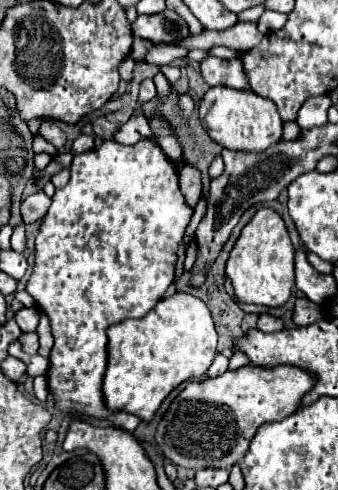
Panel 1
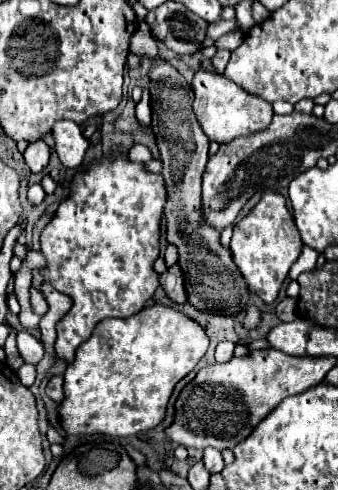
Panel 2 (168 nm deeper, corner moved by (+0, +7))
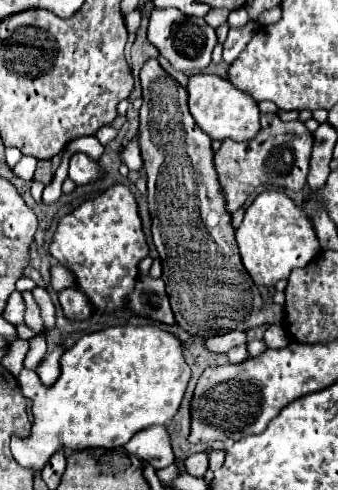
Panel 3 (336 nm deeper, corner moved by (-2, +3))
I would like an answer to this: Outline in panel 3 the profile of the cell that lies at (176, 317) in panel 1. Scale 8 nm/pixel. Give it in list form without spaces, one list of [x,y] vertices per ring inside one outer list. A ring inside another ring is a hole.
[[[125,324],[91,332],[63,352],[61,376],[51,388],[45,388],[31,370],[17,376],[23,396],[33,400],[35,422],[27,438],[11,438],[11,452],[21,466],[39,472],[61,446],[67,450],[123,446],[143,428],[173,420],[189,378],[183,342],[159,326]]]

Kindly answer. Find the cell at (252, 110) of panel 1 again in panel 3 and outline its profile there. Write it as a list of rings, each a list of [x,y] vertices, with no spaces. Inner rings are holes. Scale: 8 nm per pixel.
[[[193,74],[189,76],[187,84],[189,92],[189,110],[199,124],[199,128],[209,134],[213,140],[251,140],[261,124],[259,124],[259,106],[251,96],[245,92],[239,92],[235,86],[231,86],[225,78],[211,76],[211,74]]]

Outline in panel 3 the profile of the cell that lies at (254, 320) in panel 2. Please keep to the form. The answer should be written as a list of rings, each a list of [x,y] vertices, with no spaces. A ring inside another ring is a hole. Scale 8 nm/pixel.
[[[235,330],[235,332],[227,332],[227,334],[207,338],[207,348],[211,348],[213,352],[229,352],[233,346],[239,346],[245,342],[247,342],[247,334]]]

